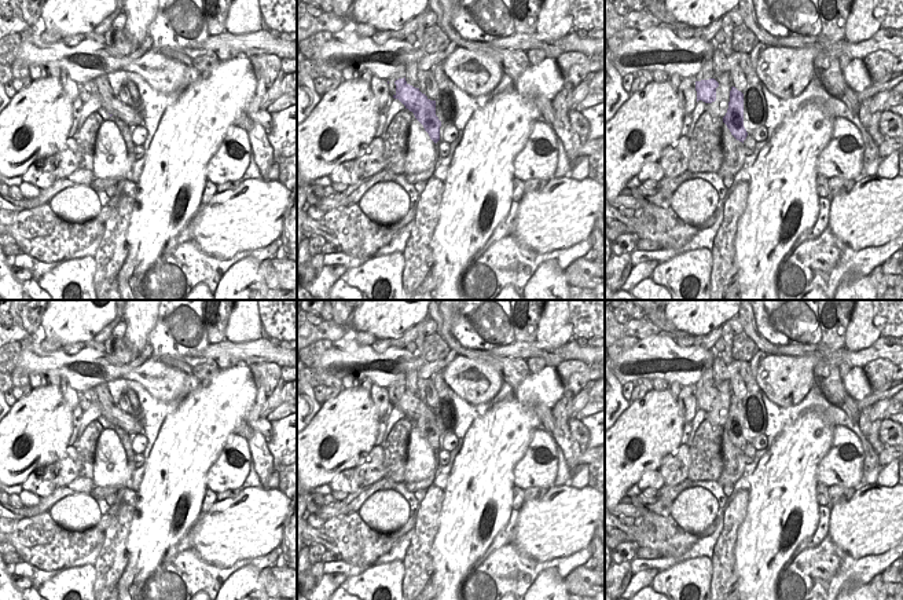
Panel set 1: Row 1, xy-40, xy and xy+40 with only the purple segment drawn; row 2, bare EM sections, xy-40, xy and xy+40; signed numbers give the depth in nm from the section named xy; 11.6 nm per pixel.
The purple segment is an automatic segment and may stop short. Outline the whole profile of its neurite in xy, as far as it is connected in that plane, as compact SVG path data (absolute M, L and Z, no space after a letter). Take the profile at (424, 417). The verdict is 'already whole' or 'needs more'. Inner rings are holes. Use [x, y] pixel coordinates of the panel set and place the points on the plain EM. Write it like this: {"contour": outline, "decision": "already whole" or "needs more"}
{"contour": "M404 387L394 389L396 402L394 407L399 407L405 417L414 421L415 427L423 433L430 447L437 451L440 449L441 429L436 424L436 409L430 409L425 402L410 394Z", "decision": "already whole"}

